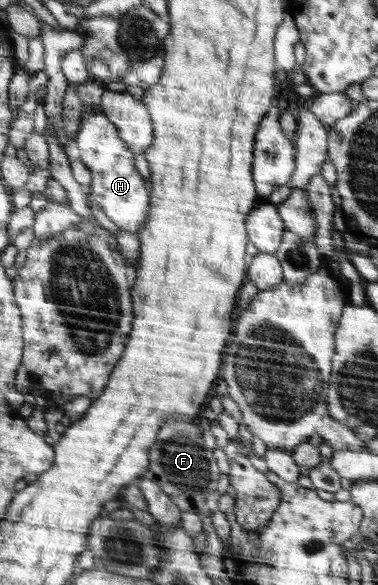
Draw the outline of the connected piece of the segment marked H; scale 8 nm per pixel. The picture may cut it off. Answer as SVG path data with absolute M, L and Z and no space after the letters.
M103 113L83 115L80 130L74 137L74 142L79 149L79 159L92 175L91 187L87 189L89 198L95 200L103 213L119 229L138 234L149 215L150 187L145 187L143 177L139 175L139 171L135 171L132 151L118 134L118 128Z

